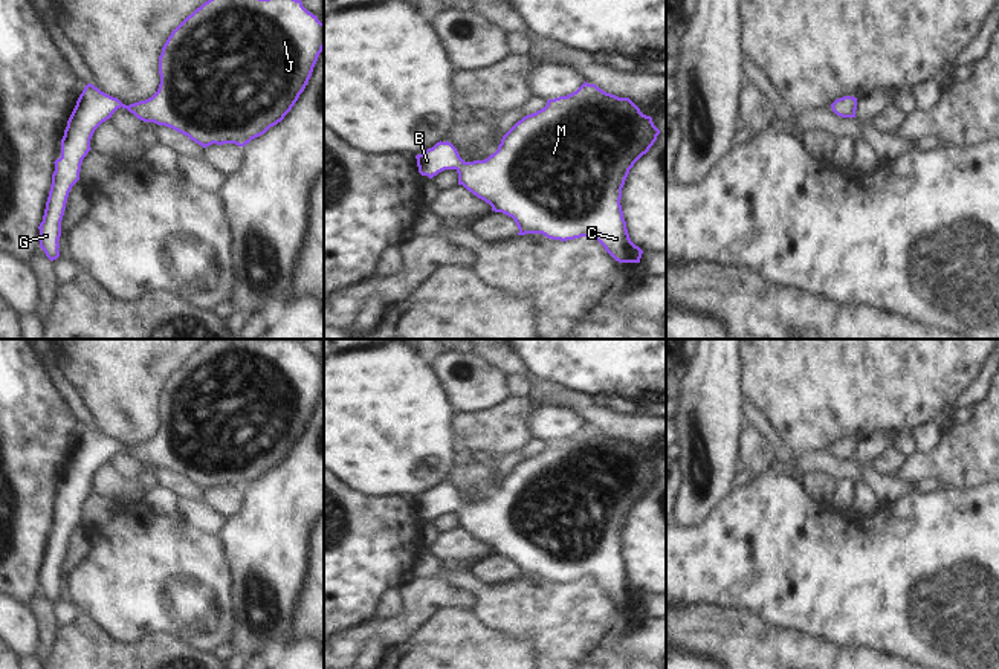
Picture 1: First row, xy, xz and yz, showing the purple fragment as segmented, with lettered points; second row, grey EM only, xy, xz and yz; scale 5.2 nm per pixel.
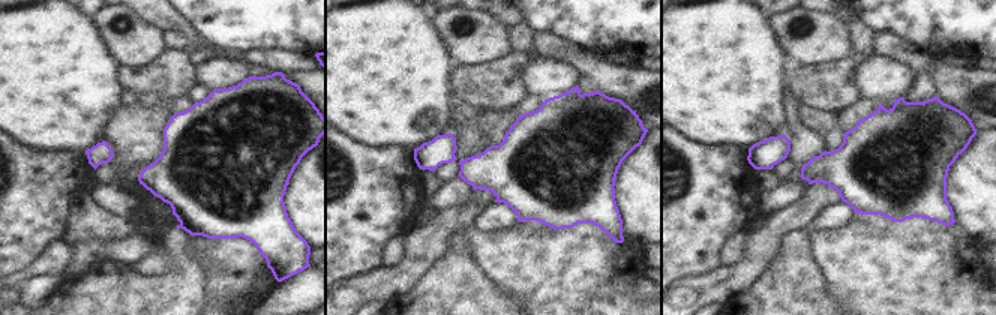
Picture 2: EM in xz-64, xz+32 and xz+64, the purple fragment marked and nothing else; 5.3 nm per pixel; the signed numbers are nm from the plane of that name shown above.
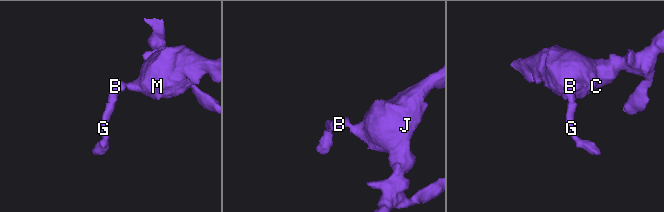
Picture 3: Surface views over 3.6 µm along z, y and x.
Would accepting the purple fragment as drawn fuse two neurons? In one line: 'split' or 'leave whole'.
leave whole

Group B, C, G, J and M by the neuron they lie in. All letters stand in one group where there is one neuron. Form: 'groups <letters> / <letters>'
groups B C G J M

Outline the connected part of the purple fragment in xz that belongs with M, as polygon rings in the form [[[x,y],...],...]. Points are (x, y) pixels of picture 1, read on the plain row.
[[[584,423],[576,434],[548,441],[544,451],[518,463],[503,478],[498,492],[484,503],[464,504],[448,483],[437,484],[415,501],[419,515],[429,521],[445,512],[455,512],[458,527],[489,545],[492,553],[515,562],[518,577],[542,576],[561,583],[594,579],[616,603],[640,605],[643,593],[629,580],[620,541],[629,512],[649,493],[658,477],[652,460],[643,457],[629,440],[619,440]]]

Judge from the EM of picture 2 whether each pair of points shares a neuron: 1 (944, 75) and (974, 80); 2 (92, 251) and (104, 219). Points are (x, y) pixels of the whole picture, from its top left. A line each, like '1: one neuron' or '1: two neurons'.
1: one neuron
2: two neurons

